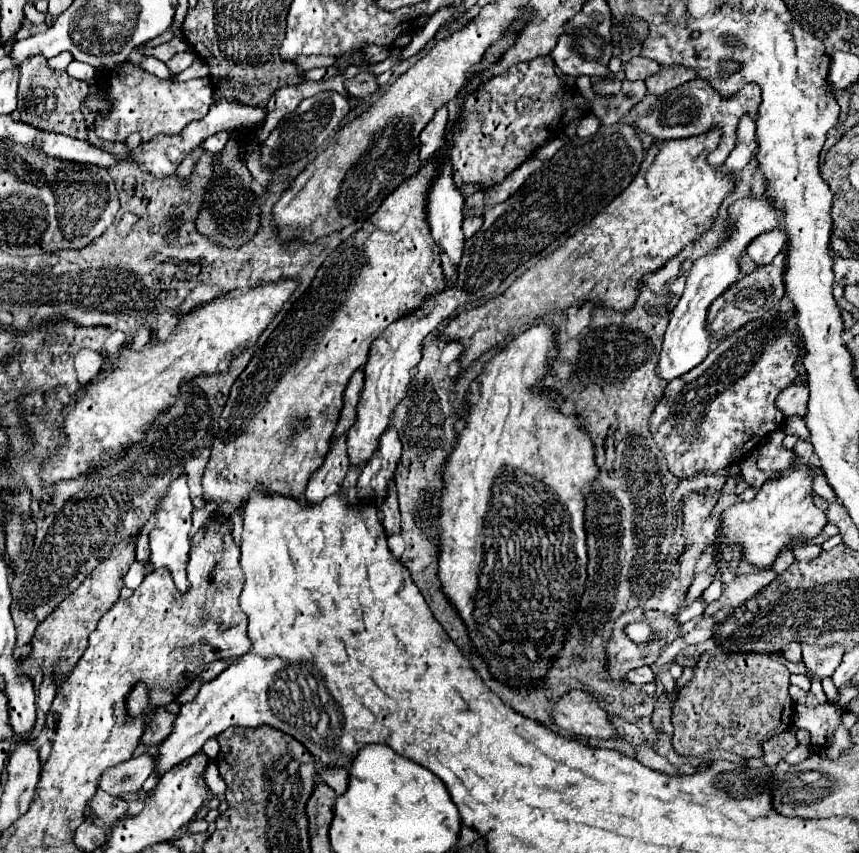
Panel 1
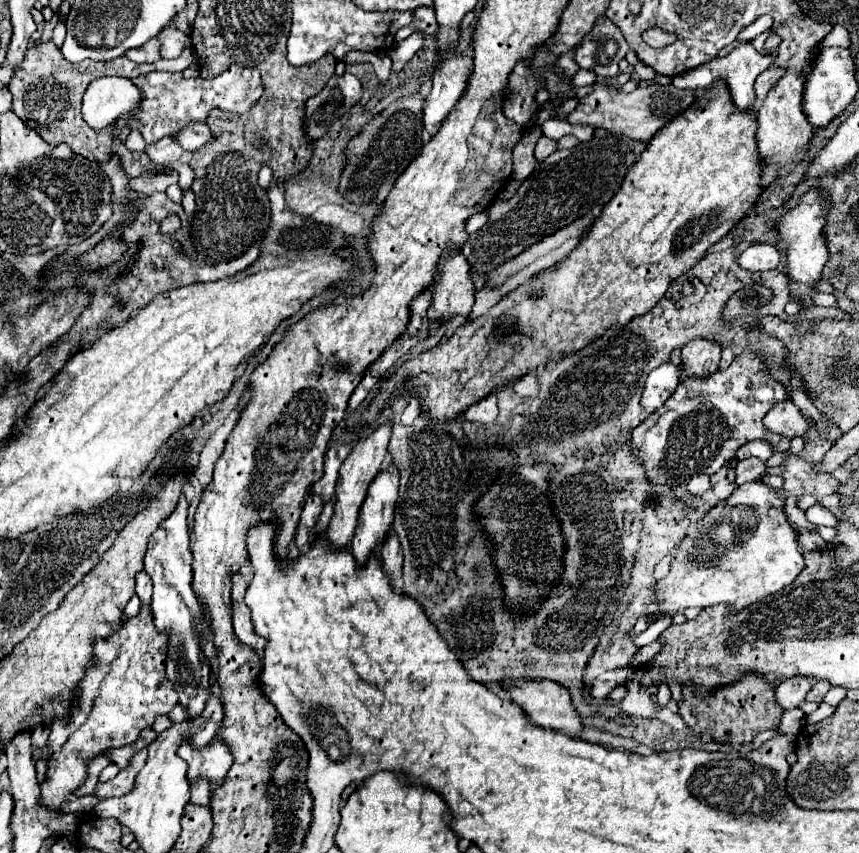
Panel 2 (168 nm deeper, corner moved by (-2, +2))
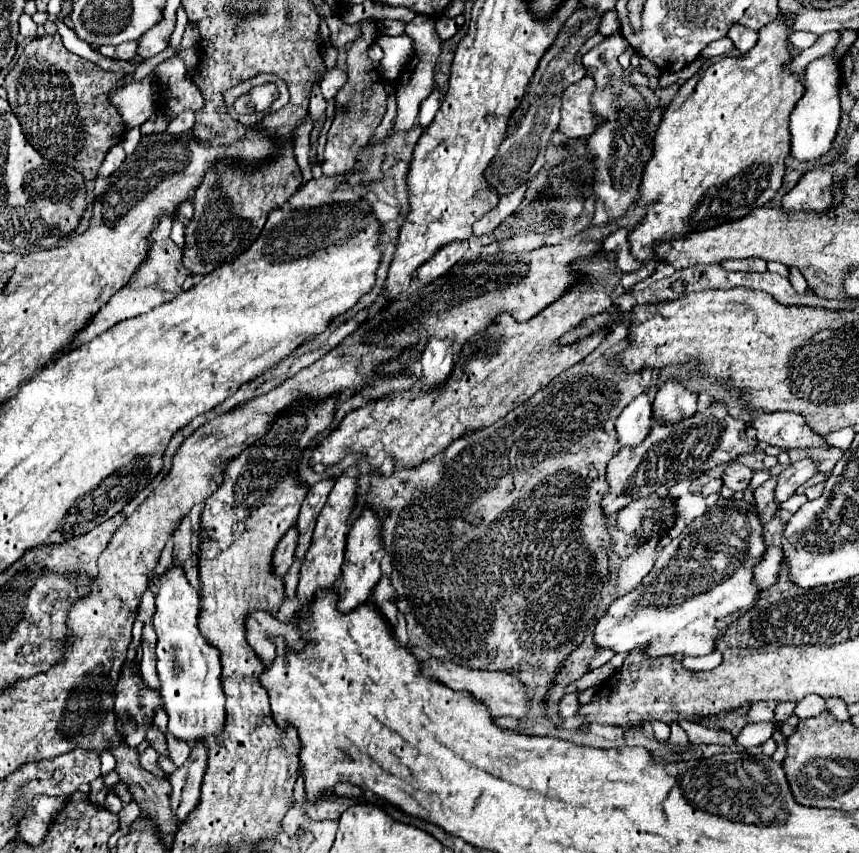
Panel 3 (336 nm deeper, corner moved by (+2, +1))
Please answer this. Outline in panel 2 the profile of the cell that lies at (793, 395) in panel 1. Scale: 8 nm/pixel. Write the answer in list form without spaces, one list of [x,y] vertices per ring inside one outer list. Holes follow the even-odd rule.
[[[783,400],[777,402],[771,412],[763,418],[765,428],[783,434],[787,438],[795,438],[795,436],[805,436],[809,424],[807,420],[801,416],[801,410],[791,402],[791,400]]]

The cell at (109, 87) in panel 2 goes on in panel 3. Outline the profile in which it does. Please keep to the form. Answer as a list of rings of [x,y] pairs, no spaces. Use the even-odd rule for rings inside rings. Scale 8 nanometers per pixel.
[[[149,75],[141,81],[133,79],[123,89],[113,91],[111,101],[119,109],[119,113],[123,115],[123,123],[125,123],[127,129],[143,125],[151,117],[151,113],[155,111],[155,105],[153,105],[153,77],[155,75]]]

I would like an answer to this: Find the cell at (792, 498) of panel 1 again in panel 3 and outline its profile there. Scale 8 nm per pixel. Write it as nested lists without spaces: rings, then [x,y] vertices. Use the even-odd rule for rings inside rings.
[[[719,497],[717,505],[711,507],[705,515],[691,521],[677,539],[673,539],[667,547],[663,547],[657,557],[653,569],[643,579],[643,583],[627,593],[625,597],[615,599],[603,617],[595,623],[593,643],[597,651],[611,649],[613,653],[631,653],[641,649],[647,657],[661,655],[707,655],[715,649],[715,641],[723,635],[727,625],[751,609],[759,597],[759,591],[753,581],[753,567],[765,555],[763,543],[763,525],[759,521],[757,511],[749,511],[749,505],[743,499],[723,499]],[[713,533],[729,533],[723,539],[723,545],[713,545]]]

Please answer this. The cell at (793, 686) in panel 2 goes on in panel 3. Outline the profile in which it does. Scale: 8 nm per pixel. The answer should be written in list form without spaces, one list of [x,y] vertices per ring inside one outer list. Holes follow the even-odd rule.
[[[759,701],[759,703],[753,703],[747,711],[747,717],[749,717],[749,723],[769,723],[773,721],[773,709],[775,709],[775,701]]]

